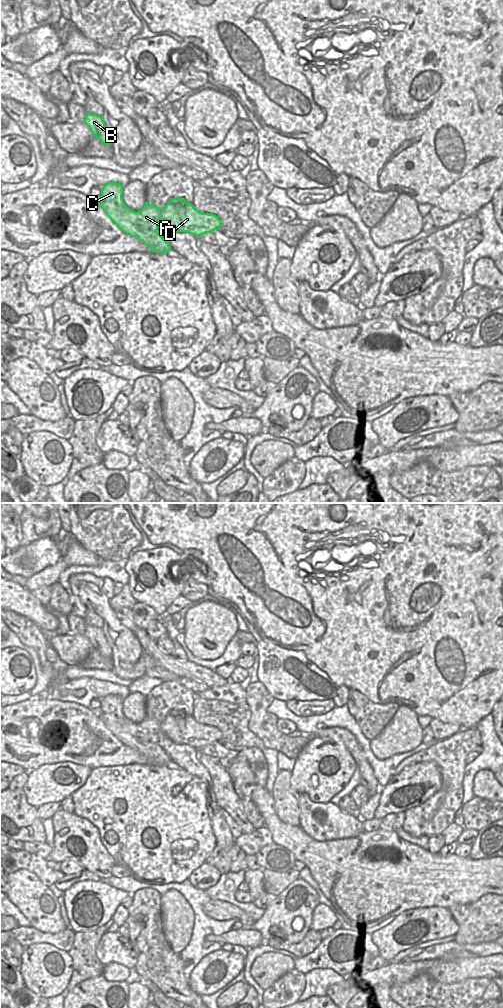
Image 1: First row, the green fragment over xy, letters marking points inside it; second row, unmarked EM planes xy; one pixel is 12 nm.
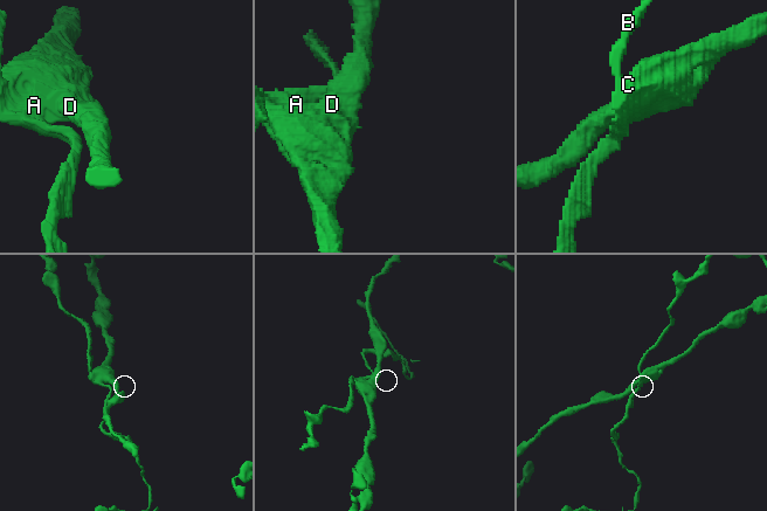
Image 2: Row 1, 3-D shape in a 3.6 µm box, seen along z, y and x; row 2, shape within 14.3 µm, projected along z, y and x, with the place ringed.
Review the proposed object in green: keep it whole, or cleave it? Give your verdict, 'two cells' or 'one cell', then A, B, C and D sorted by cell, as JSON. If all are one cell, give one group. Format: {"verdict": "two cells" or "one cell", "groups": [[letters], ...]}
{"verdict": "two cells", "groups": [["A", "C", "D"], ["B"]]}

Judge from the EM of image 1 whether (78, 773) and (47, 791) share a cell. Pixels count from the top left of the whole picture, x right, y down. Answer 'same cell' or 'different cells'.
same cell

